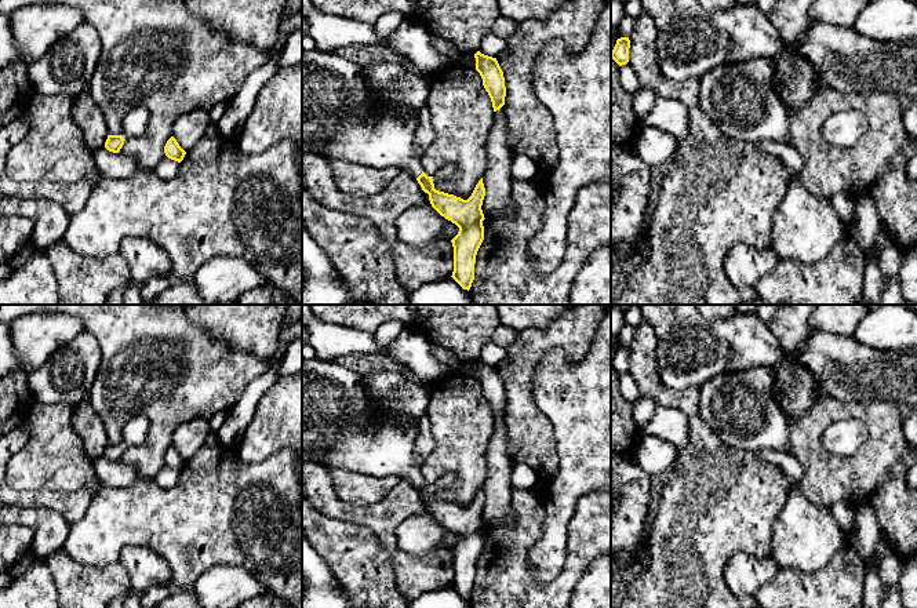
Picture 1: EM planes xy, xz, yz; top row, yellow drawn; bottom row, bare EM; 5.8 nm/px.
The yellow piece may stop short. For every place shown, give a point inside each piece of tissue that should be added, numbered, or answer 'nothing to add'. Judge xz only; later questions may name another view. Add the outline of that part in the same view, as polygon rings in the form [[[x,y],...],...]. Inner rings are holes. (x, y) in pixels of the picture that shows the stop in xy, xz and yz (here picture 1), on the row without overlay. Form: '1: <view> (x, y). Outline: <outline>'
1: xz (341, 428). Outline: [[[302,357],[302,459],[378,478],[400,476],[416,488],[423,480],[421,466],[415,462],[418,436],[419,422],[403,427],[394,415],[386,416],[374,407],[361,375],[334,361]]]

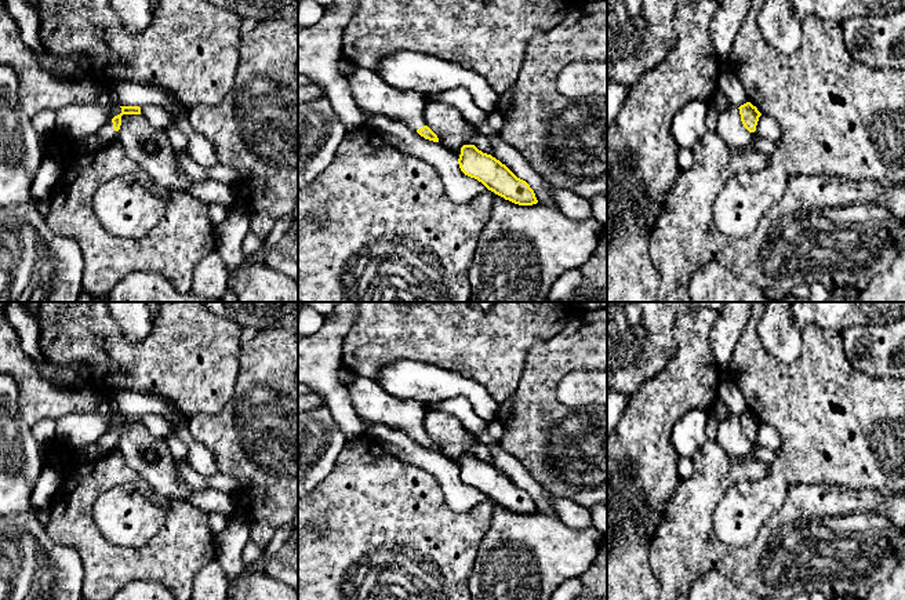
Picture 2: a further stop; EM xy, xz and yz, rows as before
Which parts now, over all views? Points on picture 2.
1: xy (106, 443). Outline: [[[110,429],[98,441],[87,446],[83,451],[79,451],[79,465],[95,461],[115,448],[117,448],[117,440],[113,437],[113,432]]]

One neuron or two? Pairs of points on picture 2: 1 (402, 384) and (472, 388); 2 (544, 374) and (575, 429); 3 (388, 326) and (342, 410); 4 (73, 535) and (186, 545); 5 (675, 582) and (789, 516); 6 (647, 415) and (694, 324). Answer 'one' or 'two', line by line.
1: one
2: one
3: two
4: one
5: one
6: one

